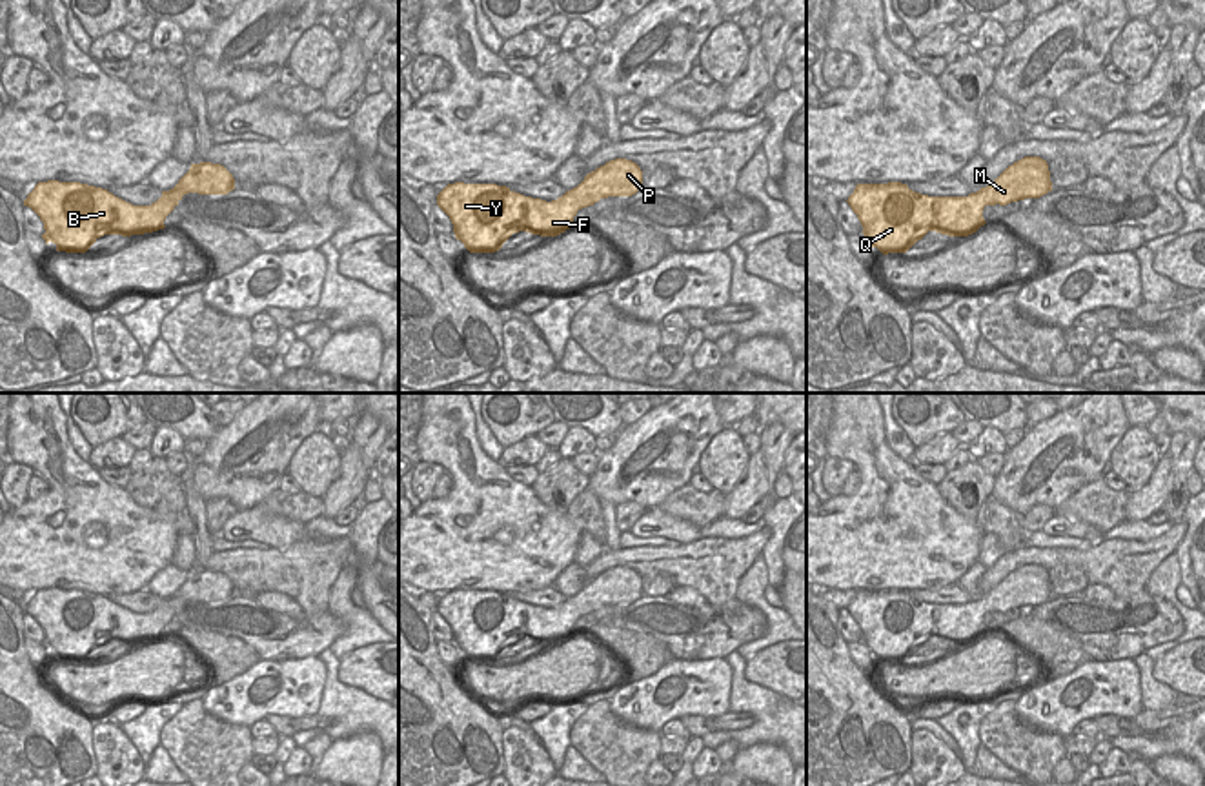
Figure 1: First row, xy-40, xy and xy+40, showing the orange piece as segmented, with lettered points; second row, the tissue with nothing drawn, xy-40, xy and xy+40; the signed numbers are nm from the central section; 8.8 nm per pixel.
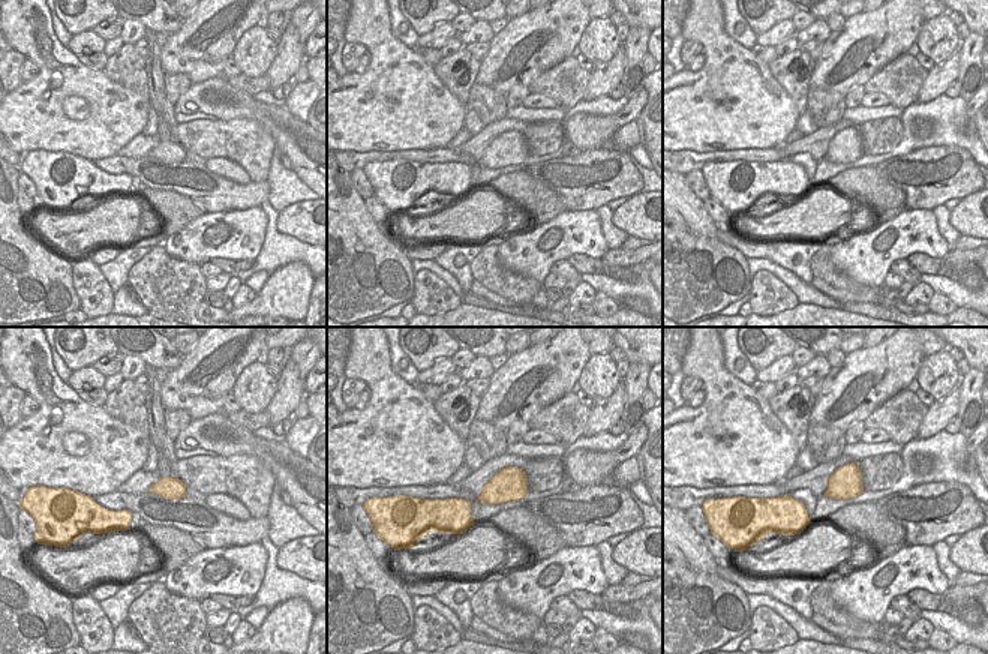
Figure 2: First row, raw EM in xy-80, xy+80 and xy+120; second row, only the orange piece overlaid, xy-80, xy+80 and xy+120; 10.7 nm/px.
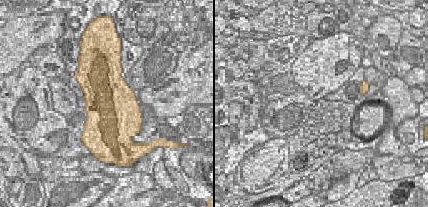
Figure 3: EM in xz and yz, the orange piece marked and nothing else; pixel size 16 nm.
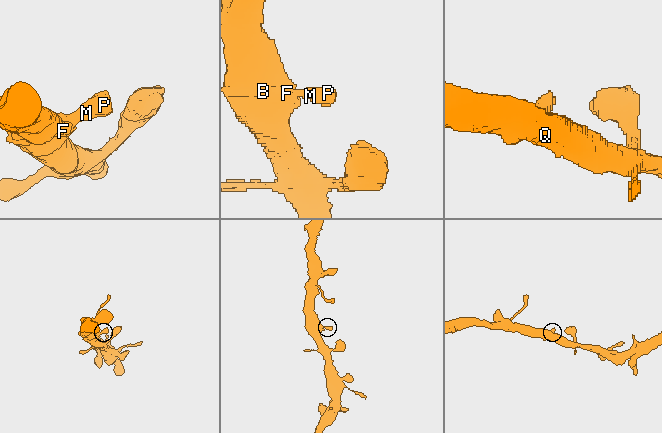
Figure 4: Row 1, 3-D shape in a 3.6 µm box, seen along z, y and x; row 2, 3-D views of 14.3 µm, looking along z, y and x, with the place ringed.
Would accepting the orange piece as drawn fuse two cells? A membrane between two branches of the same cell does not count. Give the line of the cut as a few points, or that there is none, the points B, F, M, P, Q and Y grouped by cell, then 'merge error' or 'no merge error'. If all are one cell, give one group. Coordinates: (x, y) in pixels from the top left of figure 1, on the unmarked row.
no cut; B F M P Q Y; no merge error

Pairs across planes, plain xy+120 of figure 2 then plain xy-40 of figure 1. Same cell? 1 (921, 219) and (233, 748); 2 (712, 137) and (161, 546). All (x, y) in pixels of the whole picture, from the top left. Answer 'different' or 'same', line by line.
1: different
2: same

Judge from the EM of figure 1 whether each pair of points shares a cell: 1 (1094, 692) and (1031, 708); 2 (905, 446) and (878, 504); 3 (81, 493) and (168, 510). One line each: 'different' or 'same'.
1: same
2: different
3: different

